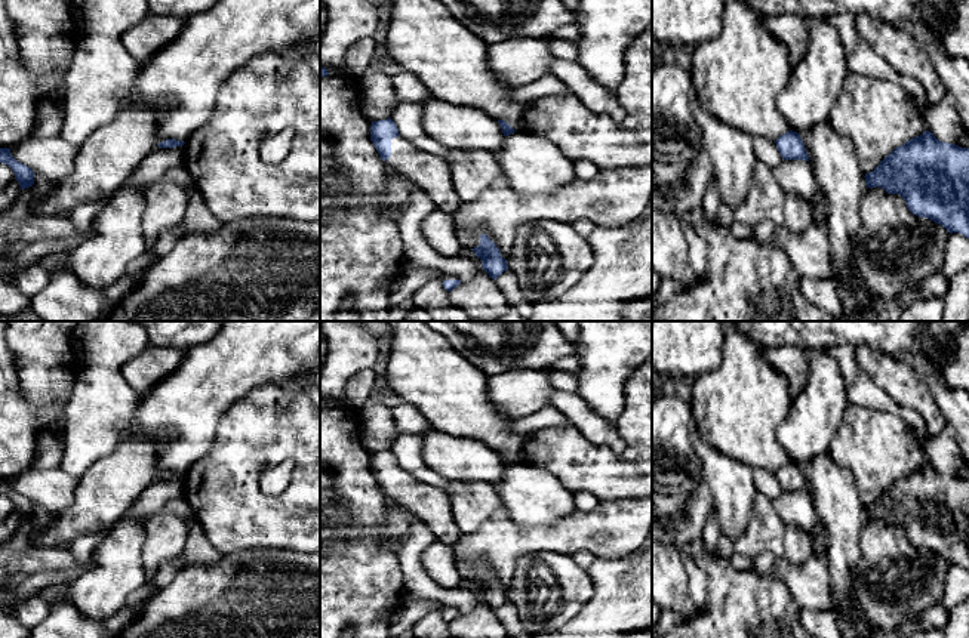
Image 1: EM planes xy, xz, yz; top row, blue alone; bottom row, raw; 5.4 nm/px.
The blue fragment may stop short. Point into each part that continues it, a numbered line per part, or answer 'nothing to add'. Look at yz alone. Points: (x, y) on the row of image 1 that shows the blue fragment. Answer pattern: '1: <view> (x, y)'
nothing to add

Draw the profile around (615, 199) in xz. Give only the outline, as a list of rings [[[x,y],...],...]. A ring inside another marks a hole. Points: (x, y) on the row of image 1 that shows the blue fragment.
[[[652,164],[597,170],[593,179],[575,178],[570,184],[545,194],[517,192],[508,185],[507,178],[499,175],[474,201],[461,203],[452,219],[461,247],[477,247],[480,235],[486,234],[507,259],[516,229],[529,221],[557,221],[572,225],[575,221],[588,219],[596,226],[624,228],[643,215],[650,198]]]

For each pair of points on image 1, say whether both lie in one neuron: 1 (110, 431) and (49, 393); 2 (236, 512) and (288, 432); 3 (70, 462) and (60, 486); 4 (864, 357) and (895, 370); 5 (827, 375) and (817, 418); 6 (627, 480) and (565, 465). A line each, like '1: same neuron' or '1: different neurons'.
1: different neurons
2: same neuron
3: different neurons
4: same neuron
5: same neuron
6: same neuron

